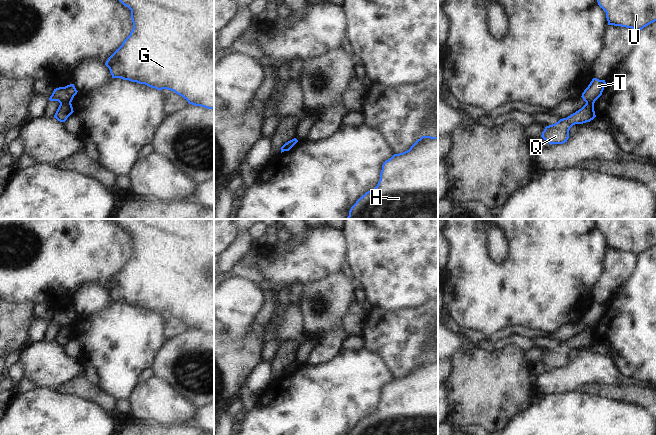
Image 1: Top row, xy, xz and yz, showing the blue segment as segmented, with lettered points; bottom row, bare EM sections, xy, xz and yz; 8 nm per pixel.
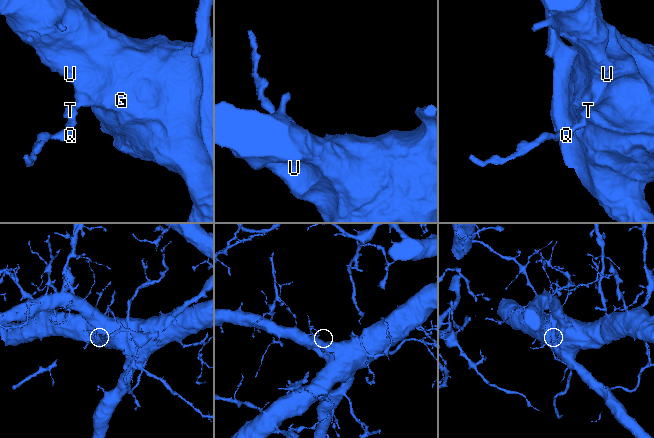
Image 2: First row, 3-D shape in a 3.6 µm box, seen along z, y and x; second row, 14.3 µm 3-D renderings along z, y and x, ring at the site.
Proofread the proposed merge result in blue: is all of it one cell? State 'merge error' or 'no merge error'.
merge error

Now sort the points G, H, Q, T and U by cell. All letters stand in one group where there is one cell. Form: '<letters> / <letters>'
G H T U / Q

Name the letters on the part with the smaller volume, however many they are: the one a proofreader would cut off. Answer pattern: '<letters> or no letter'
Q

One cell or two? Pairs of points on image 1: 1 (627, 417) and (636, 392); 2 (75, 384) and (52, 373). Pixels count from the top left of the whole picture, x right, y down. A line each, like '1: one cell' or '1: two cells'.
1: two cells
2: two cells

